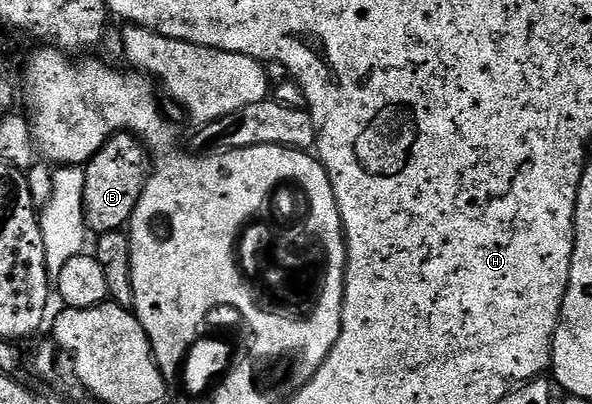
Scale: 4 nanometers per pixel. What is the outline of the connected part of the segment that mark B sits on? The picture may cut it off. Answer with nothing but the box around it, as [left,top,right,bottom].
[83,133,151,235]

